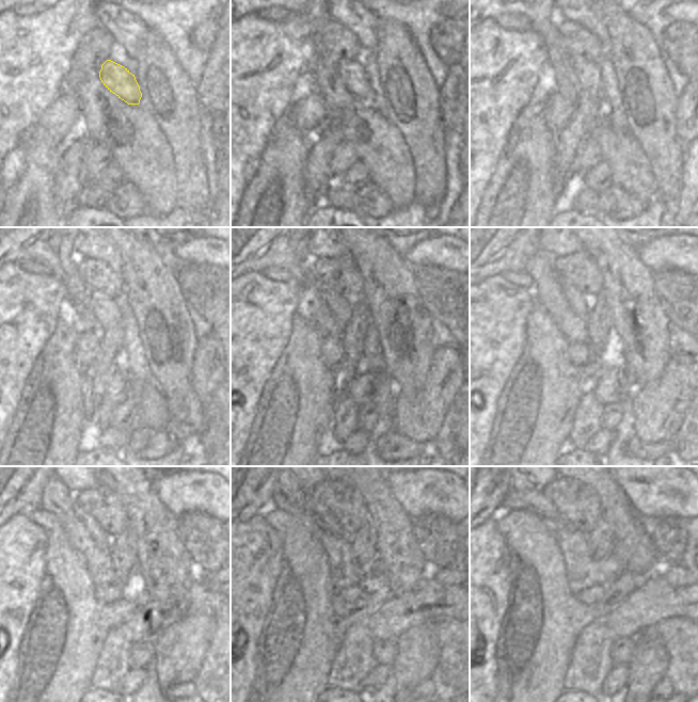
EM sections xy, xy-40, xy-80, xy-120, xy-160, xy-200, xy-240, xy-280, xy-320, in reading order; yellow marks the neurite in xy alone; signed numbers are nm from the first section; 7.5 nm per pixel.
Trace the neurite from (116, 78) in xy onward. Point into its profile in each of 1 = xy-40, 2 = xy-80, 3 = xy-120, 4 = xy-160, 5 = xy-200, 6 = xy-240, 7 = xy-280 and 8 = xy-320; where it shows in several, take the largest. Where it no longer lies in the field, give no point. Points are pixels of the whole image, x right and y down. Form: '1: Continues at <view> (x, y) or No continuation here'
1: Continues at xy-40 (353, 76)
2: Continues at xy-80 (588, 74)
3: Continues at xy-120 (107, 310)
4: Continues at xy-160 (340, 307)
5: Continues at xy-200 (581, 304)
6: Continues at xy-240 (97, 533)
7: Continues at xy-280 (320, 515)
8: Continues at xy-320 (534, 499)

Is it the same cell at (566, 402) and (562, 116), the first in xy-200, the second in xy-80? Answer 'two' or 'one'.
two

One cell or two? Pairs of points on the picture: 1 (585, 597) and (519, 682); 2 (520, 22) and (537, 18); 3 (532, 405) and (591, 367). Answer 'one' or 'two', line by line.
1: two
2: two
3: one

